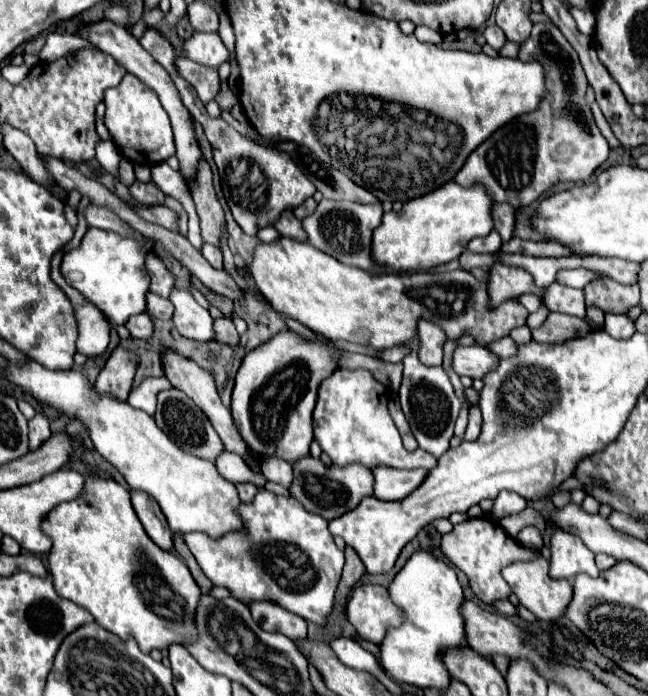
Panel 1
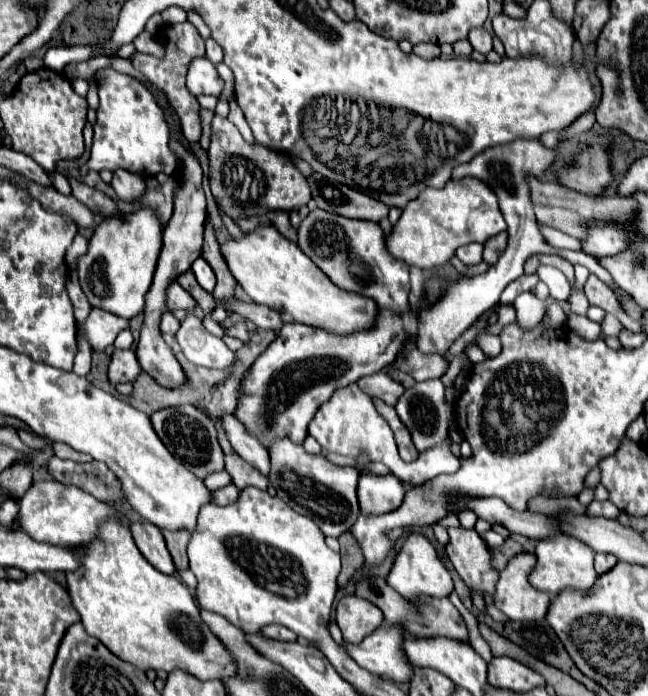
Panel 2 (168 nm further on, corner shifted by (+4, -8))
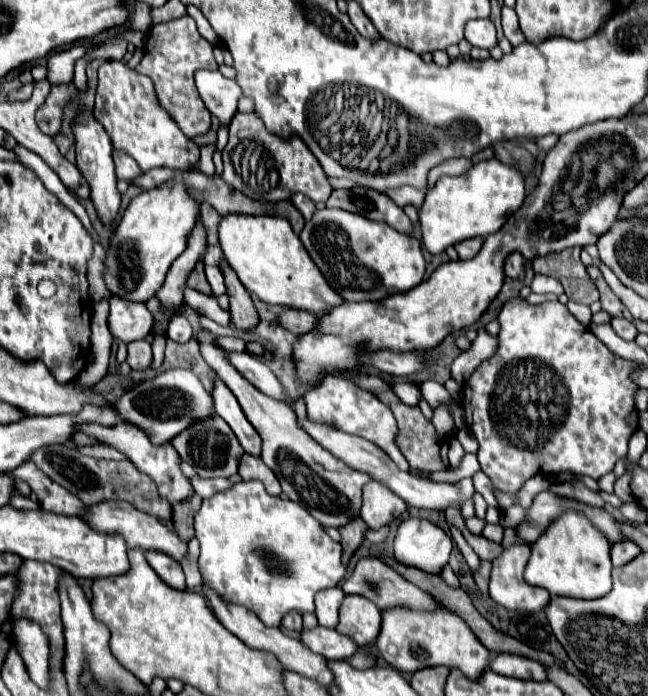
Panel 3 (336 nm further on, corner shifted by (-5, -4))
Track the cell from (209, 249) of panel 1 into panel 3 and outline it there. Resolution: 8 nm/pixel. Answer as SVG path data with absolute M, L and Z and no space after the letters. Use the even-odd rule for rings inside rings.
M205 265L205 275L207 275L207 281L213 289L213 295L219 297L225 293L225 283L223 283L223 273L217 265Z

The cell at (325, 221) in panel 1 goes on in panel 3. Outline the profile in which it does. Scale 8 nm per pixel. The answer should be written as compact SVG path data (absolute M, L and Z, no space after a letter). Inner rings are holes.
M343 209L315 211L301 231L301 241L325 279L345 301L381 301L395 293L405 293L423 281L425 259L421 241Z

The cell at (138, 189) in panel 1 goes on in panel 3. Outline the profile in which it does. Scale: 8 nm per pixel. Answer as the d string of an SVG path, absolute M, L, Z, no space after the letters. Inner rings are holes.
M115 151L113 153L113 161L115 161L115 171L117 171L117 177L127 181L127 183L133 183L139 175L143 175L143 171L139 169L139 165L125 153L121 151Z

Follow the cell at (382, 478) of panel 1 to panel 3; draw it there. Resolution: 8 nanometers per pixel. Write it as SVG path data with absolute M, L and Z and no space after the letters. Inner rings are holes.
M369 481L363 487L361 517L369 525L369 529L379 529L399 519L403 513L407 513L407 503L381 483Z

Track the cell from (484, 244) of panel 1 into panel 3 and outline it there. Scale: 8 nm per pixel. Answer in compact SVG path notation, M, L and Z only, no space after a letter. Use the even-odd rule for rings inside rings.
M473 237L473 239L467 239L463 243L457 243L455 249L457 249L457 253L459 253L461 259L469 259L469 257L477 255L477 251L481 249L481 245L483 245L483 237Z

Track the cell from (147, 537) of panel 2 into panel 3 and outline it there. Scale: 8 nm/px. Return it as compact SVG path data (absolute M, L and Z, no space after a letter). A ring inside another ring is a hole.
M147 551L145 553L149 565L155 569L155 573L173 589L185 589L185 575L181 571L181 565L175 559L169 559L169 555L161 555L161 551Z

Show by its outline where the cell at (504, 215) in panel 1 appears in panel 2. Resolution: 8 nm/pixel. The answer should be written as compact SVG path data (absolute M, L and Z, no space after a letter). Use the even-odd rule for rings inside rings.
M500 233L500 235L494 235L492 239L488 239L486 243L484 243L484 261L488 263L488 265L494 265L496 261L498 261L498 257L502 255L502 251L506 249L506 233Z

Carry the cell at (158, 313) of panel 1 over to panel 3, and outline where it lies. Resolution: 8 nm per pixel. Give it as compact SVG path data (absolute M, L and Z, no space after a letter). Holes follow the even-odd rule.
M175 315L171 321L169 321L169 327L167 327L167 337L177 341L177 343L185 343L193 337L193 329L189 325L189 321L183 317L183 315Z

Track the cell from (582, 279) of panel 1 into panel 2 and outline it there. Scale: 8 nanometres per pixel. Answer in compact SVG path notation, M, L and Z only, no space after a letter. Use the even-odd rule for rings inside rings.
M542 265L542 267L538 267L538 277L540 277L540 281L544 281L548 285L552 299L558 299L558 301L568 299L570 285L568 285L568 279L564 279L564 275L560 271L556 271L554 267Z

